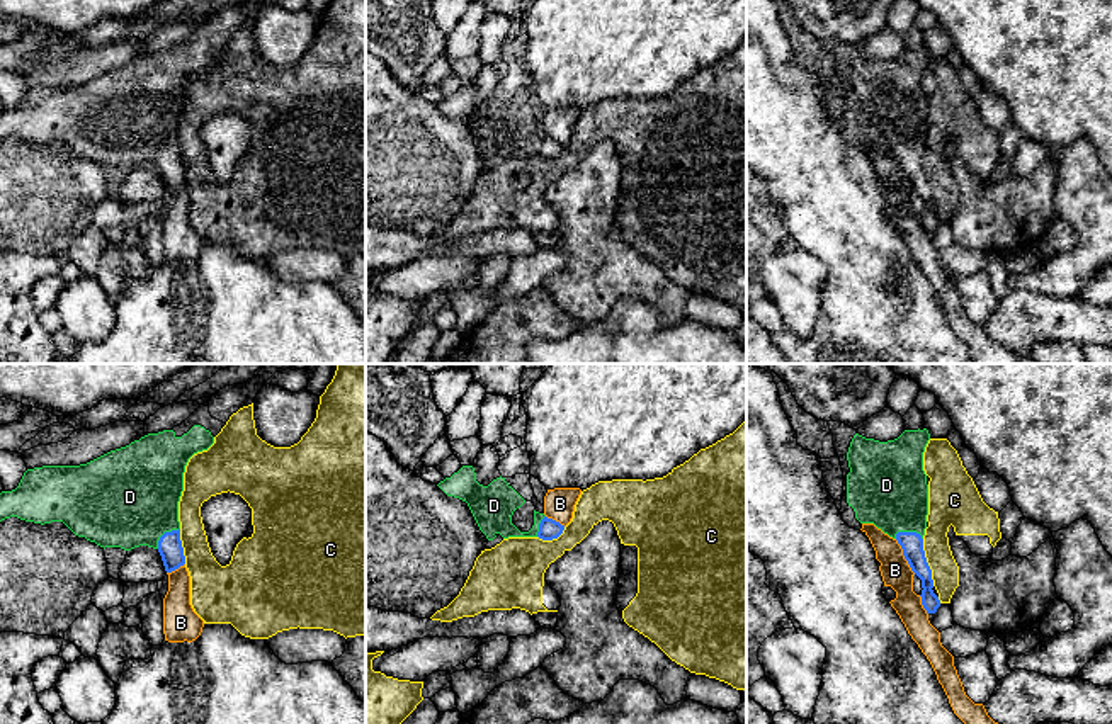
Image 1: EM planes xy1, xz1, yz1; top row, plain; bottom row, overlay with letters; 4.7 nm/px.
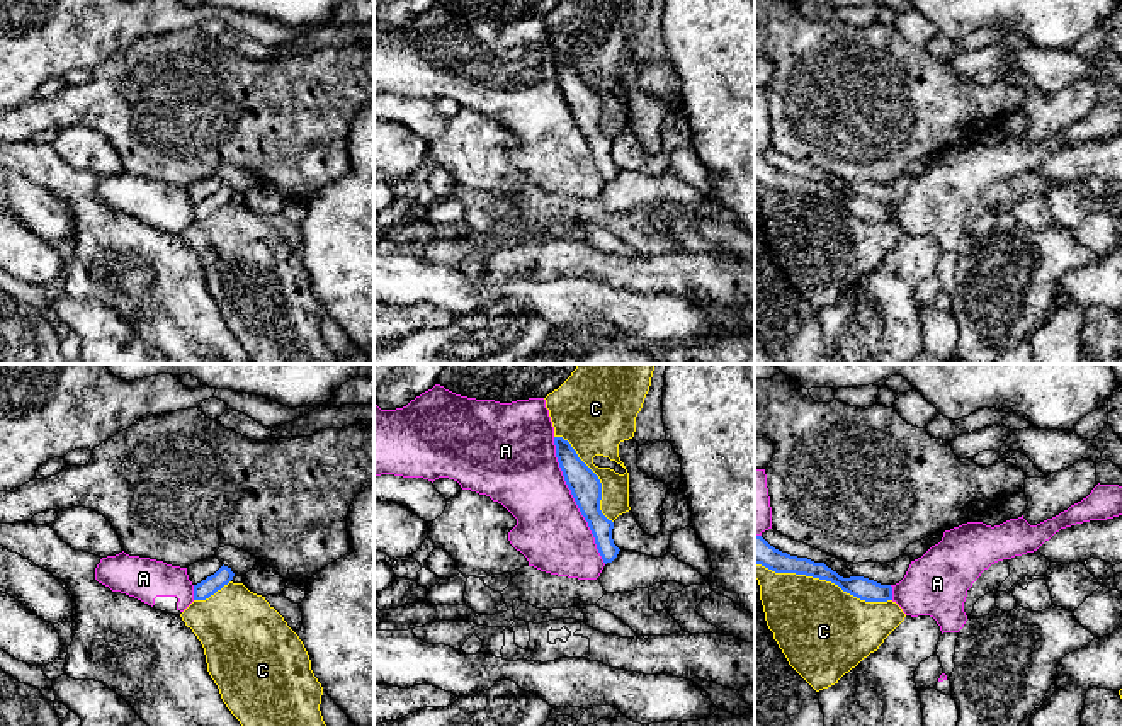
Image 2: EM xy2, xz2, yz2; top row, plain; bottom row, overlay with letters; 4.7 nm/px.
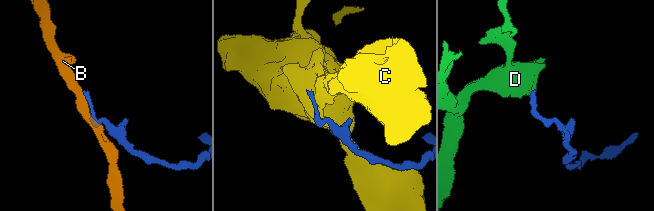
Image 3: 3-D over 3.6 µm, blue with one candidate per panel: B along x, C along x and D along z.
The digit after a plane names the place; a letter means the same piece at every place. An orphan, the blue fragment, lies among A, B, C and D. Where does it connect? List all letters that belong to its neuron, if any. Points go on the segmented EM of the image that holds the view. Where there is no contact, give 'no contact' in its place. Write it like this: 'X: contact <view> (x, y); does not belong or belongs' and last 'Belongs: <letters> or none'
A: contact xz2 (575, 500); does not belong
B: contact yz1 (903, 554); does not belong
C: contact yz2 (823, 578); does not belong
D: contact yz1 (910, 532); belongs
Belongs: D

